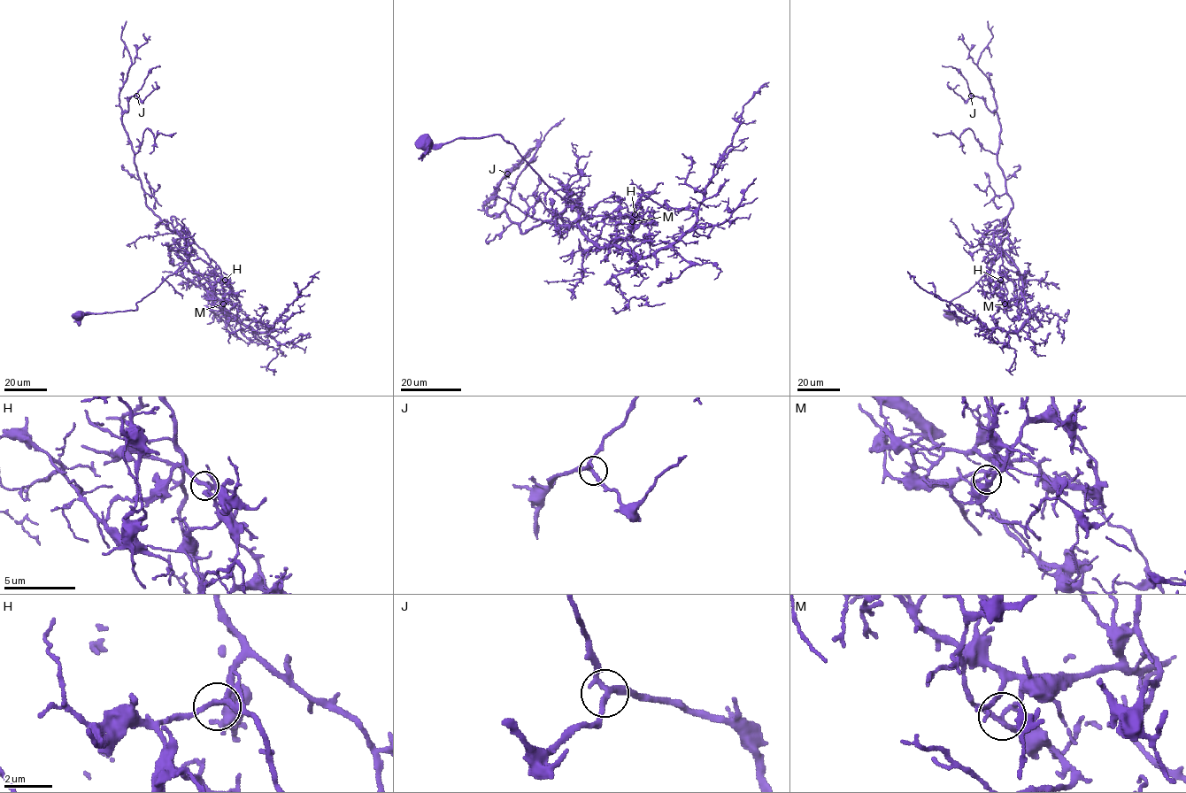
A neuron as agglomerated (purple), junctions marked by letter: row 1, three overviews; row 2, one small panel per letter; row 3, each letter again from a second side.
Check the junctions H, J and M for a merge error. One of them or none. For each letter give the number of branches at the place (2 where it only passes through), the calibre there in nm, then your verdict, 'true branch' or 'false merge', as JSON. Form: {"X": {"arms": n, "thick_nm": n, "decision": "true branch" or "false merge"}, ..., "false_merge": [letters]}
{"H": {"arms": 3, "thick_nm": 200, "decision": "true branch"}, "J": {"arms": 3, "thick_nm": 200, "decision": "true branch"}, "M": {"arms": 3, "thick_nm": 200, "decision": "false merge"}, "false_merge": ["M"]}

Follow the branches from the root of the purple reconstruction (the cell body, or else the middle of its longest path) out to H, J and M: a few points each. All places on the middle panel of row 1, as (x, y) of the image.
H: (427, 143), (499, 134), (583, 212), (578, 226), (591, 241), (612, 241), (621, 218), (635, 214)
J: (427, 143), (499, 134), (583, 213), (566, 206), (521, 233), (504, 211), (487, 212), (507, 173)
M: (427, 143), (499, 134), (583, 212), (578, 226), (596, 245), (619, 245), (632, 221)

